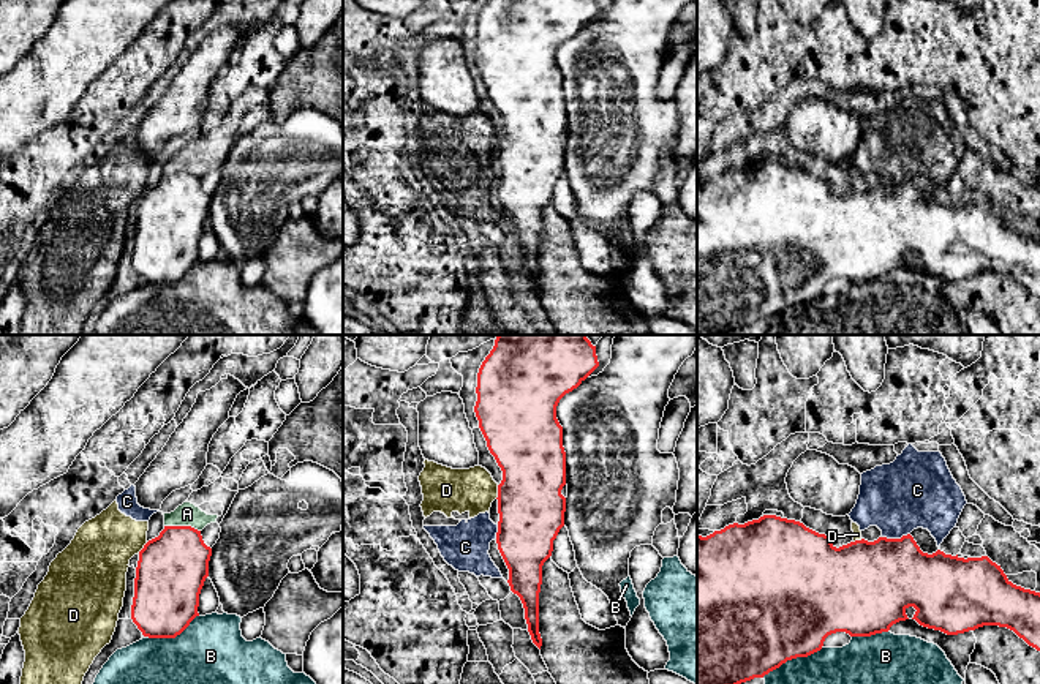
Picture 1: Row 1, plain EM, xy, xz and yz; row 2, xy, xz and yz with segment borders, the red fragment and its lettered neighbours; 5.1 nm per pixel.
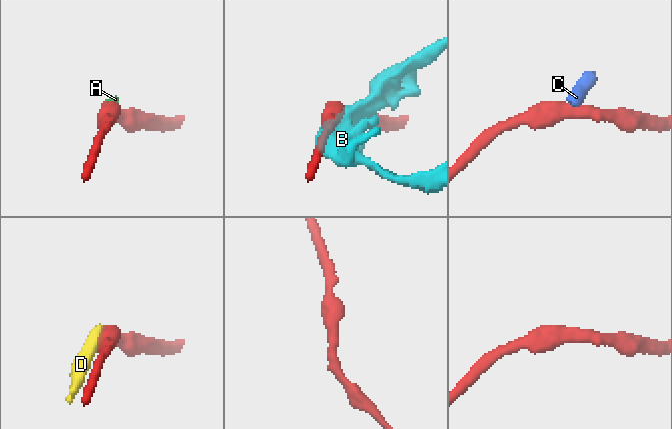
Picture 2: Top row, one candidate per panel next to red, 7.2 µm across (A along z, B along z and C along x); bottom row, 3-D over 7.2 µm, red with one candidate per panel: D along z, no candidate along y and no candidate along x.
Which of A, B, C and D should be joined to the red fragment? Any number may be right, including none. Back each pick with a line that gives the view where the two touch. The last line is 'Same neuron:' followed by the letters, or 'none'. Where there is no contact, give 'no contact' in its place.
Same neuron: none

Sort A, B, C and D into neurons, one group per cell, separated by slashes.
A / B / C D

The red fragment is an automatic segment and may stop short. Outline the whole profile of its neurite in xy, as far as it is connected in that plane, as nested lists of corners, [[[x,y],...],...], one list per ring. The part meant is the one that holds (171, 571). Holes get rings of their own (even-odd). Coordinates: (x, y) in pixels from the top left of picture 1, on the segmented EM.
[[[164,526],[158,537],[139,551],[131,619],[149,638],[175,638],[199,616],[199,594],[209,577],[212,548],[191,526]]]

